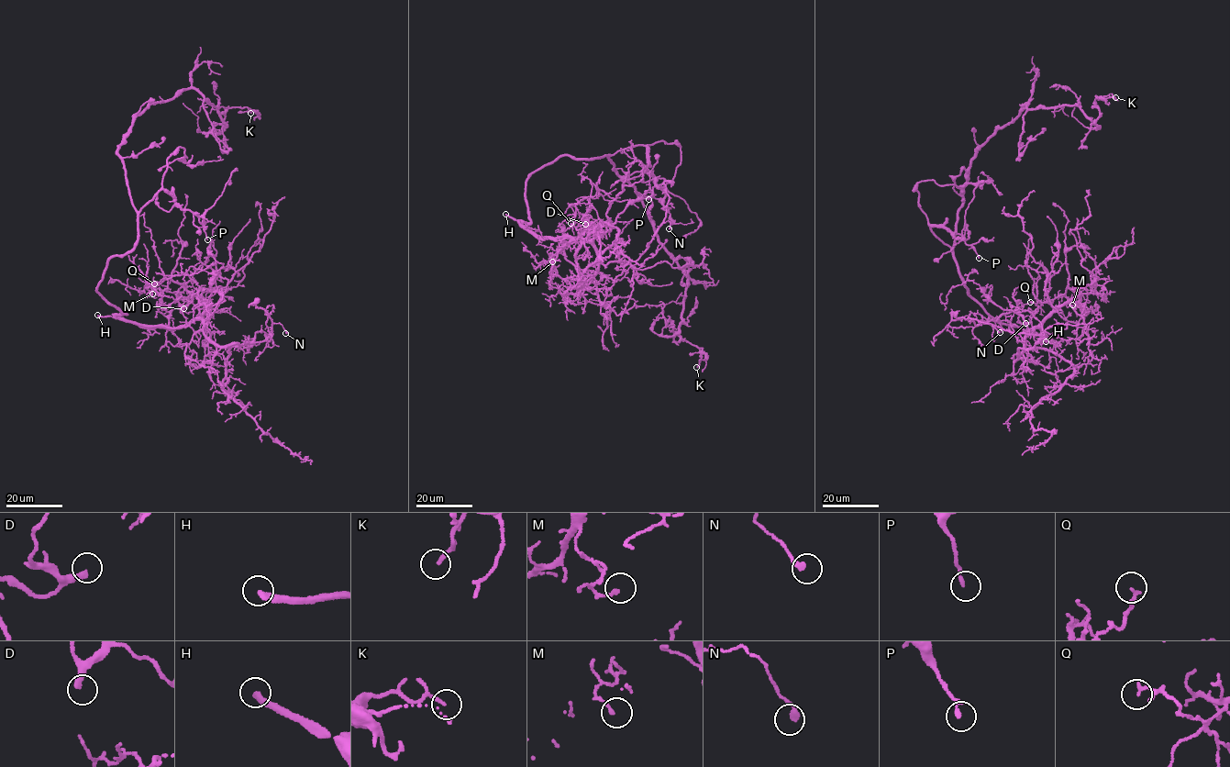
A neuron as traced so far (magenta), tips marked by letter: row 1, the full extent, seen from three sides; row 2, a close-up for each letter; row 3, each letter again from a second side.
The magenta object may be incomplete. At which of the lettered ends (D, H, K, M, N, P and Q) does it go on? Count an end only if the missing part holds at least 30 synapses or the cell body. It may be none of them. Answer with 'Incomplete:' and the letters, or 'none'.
Incomplete: H

